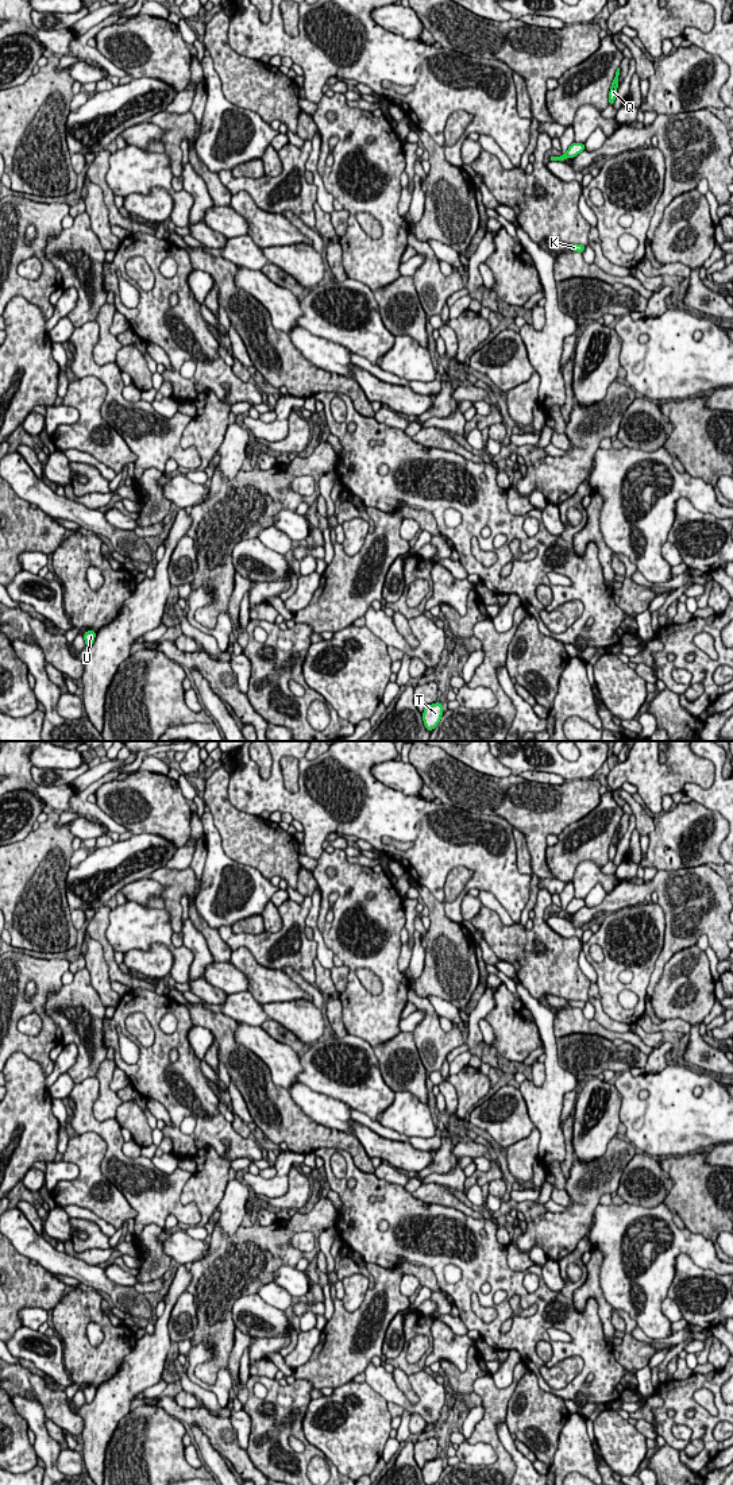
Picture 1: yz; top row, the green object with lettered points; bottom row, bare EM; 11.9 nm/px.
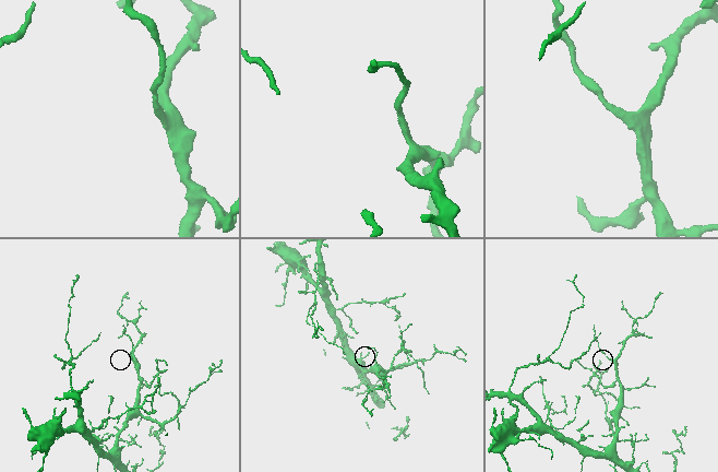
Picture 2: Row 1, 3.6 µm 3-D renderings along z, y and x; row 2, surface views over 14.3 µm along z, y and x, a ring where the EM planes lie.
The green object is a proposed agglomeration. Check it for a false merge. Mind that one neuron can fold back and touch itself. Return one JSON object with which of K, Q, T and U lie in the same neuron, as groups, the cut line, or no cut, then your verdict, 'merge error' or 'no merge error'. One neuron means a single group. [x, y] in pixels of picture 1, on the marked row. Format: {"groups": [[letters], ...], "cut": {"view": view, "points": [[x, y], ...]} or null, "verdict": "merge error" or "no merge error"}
{"groups": [["K", "Q", "T", "U"]], "cut": null, "verdict": "no merge error"}

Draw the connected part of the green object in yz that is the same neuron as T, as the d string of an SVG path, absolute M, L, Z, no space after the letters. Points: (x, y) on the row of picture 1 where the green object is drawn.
M435 702L425 706L423 711L423 722L427 730L433 730L443 717L443 705L441 702Z

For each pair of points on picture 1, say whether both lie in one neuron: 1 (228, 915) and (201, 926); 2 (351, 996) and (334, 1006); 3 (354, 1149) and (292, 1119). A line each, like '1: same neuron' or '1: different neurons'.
1: different neurons
2: different neurons
3: same neuron

